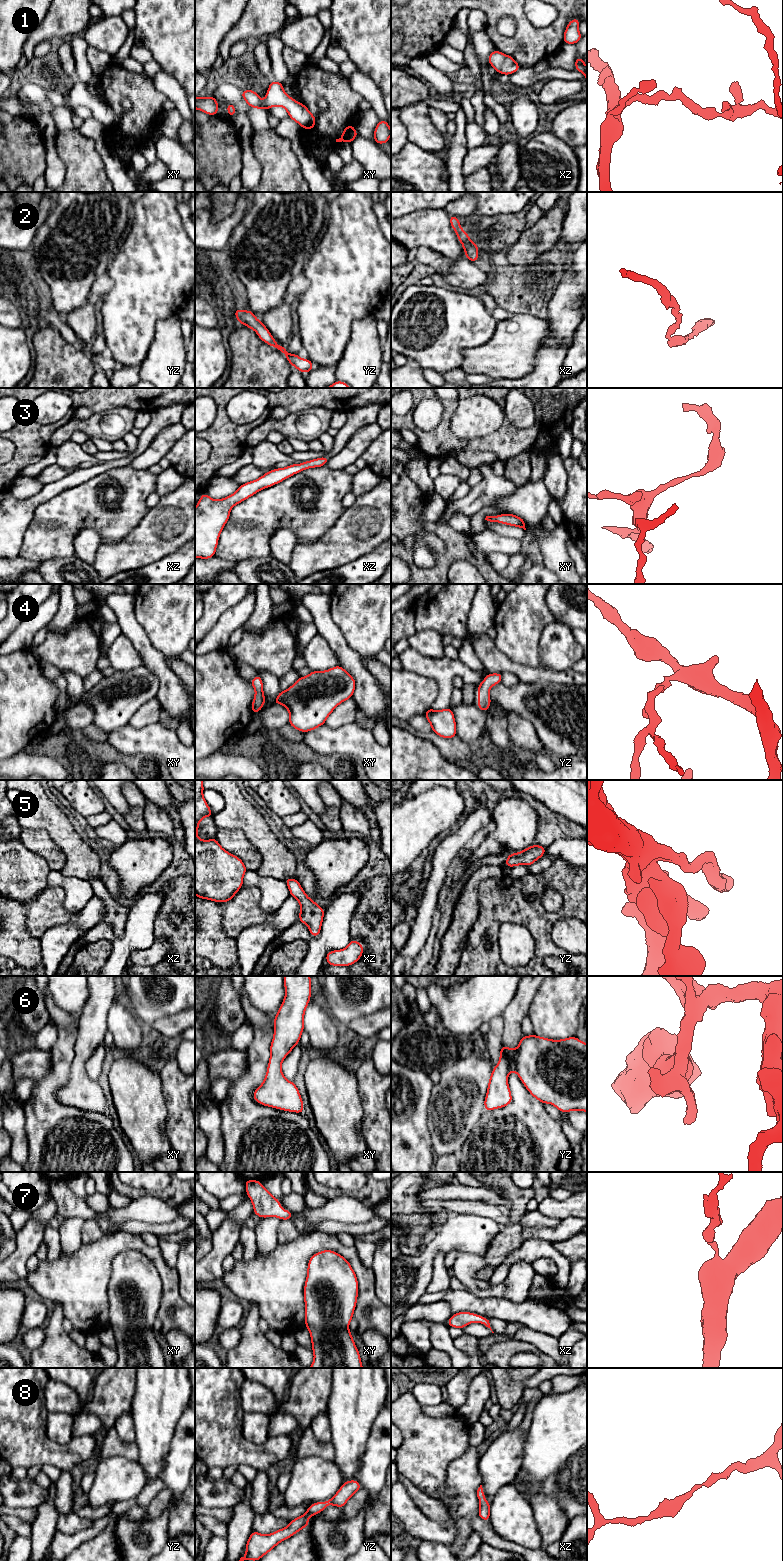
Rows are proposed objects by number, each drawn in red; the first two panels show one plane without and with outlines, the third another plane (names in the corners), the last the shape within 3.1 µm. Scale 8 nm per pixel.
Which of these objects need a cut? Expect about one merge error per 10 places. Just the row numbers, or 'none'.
none

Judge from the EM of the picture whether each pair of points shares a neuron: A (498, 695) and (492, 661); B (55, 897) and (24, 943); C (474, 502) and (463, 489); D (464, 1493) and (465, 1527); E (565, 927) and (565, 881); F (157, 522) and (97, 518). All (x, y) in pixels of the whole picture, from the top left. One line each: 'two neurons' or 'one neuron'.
A: two neurons
B: one neuron
C: two neurons
D: two neurons
E: two neurons
F: two neurons

